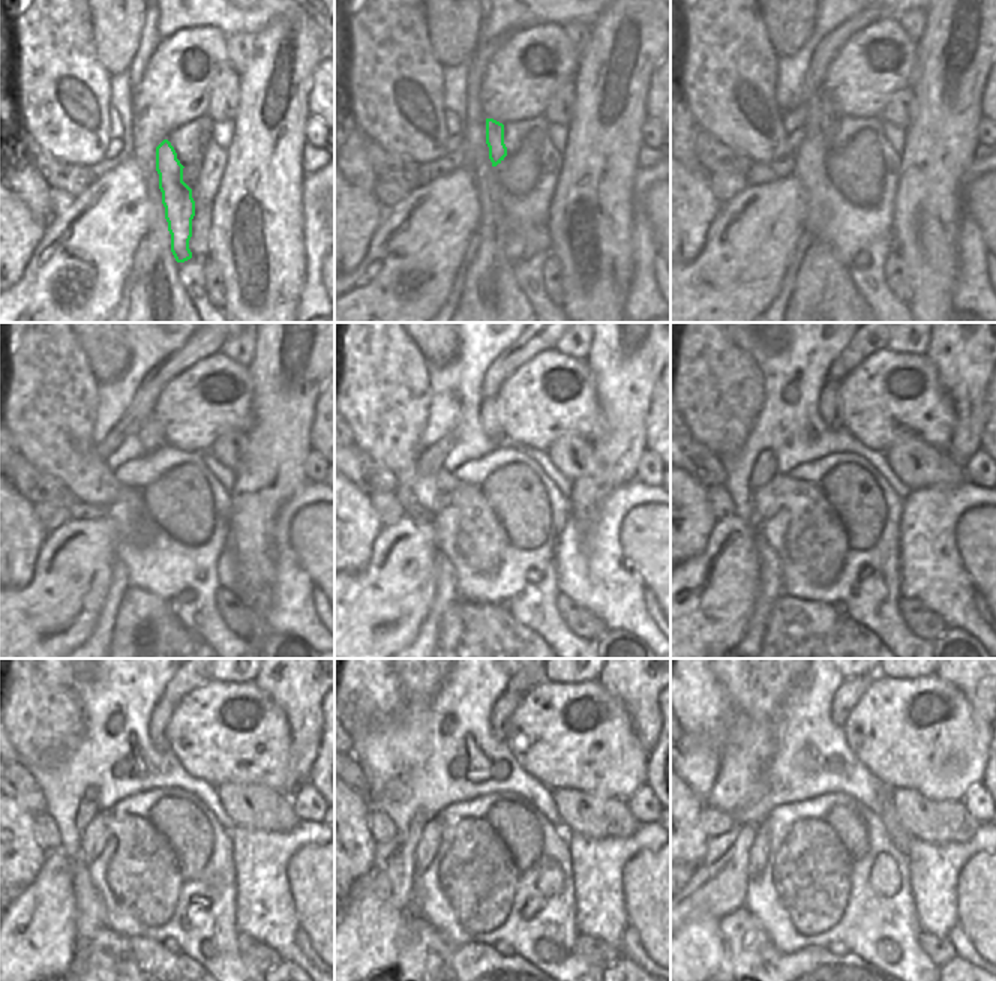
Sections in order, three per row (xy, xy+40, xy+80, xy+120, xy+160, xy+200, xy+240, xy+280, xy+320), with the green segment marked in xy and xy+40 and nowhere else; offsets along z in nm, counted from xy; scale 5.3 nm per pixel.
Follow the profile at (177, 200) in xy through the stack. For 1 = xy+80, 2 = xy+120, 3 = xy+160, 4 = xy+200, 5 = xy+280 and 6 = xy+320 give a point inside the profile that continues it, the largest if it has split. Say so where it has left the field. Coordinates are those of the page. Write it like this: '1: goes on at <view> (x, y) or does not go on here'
1: goes on at xy+80 (828, 119)
2: goes on at xy+120 (152, 435)
3: goes on at xy+160 (492, 428)
4: goes on at xy+200 (828, 401)
5: goes on at xy+280 (506, 705)
6: goes on at xy+320 (852, 689)

